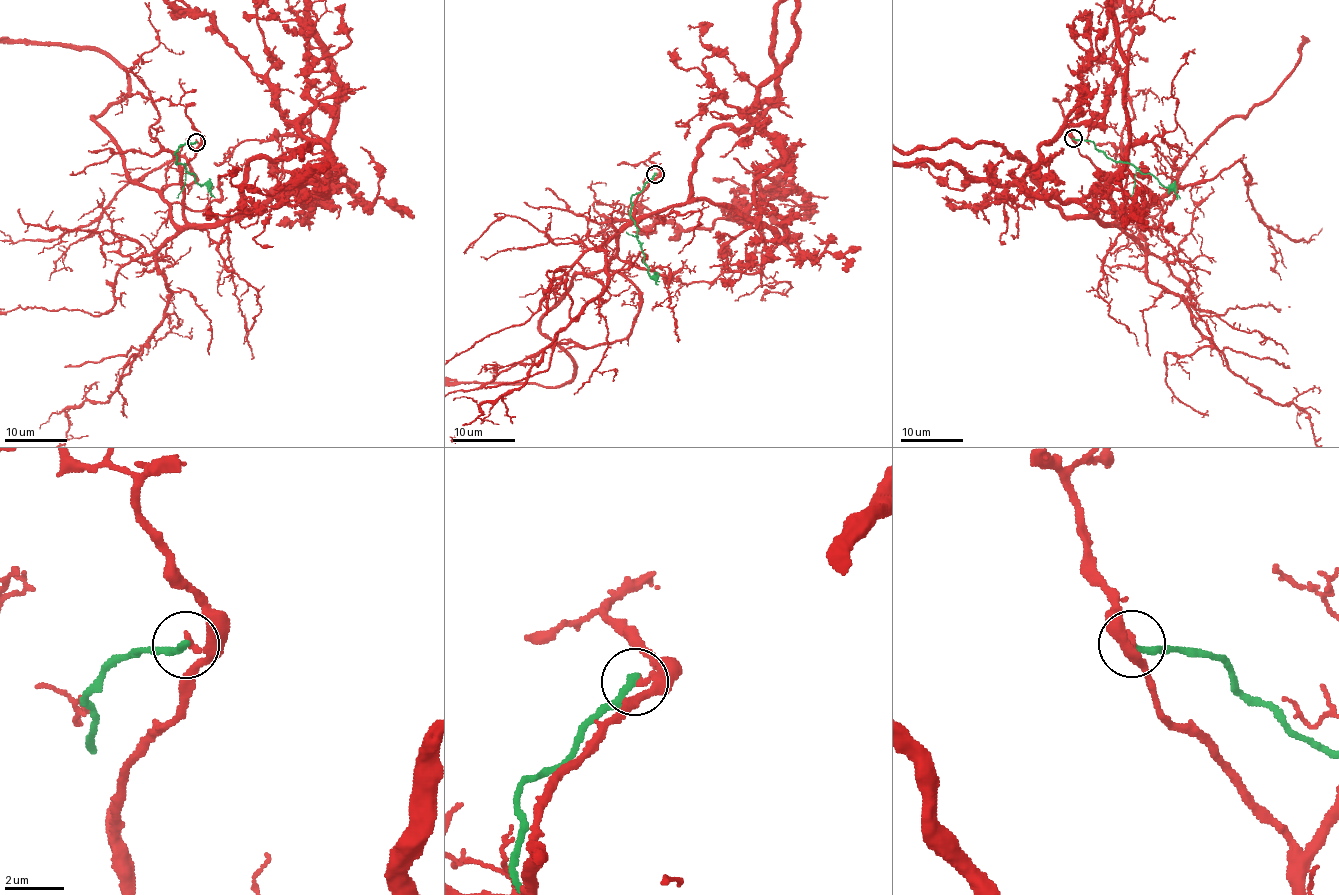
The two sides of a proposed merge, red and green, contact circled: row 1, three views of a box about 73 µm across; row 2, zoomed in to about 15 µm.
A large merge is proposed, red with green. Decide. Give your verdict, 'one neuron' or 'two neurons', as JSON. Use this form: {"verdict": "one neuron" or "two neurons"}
{"verdict": "two neurons"}

